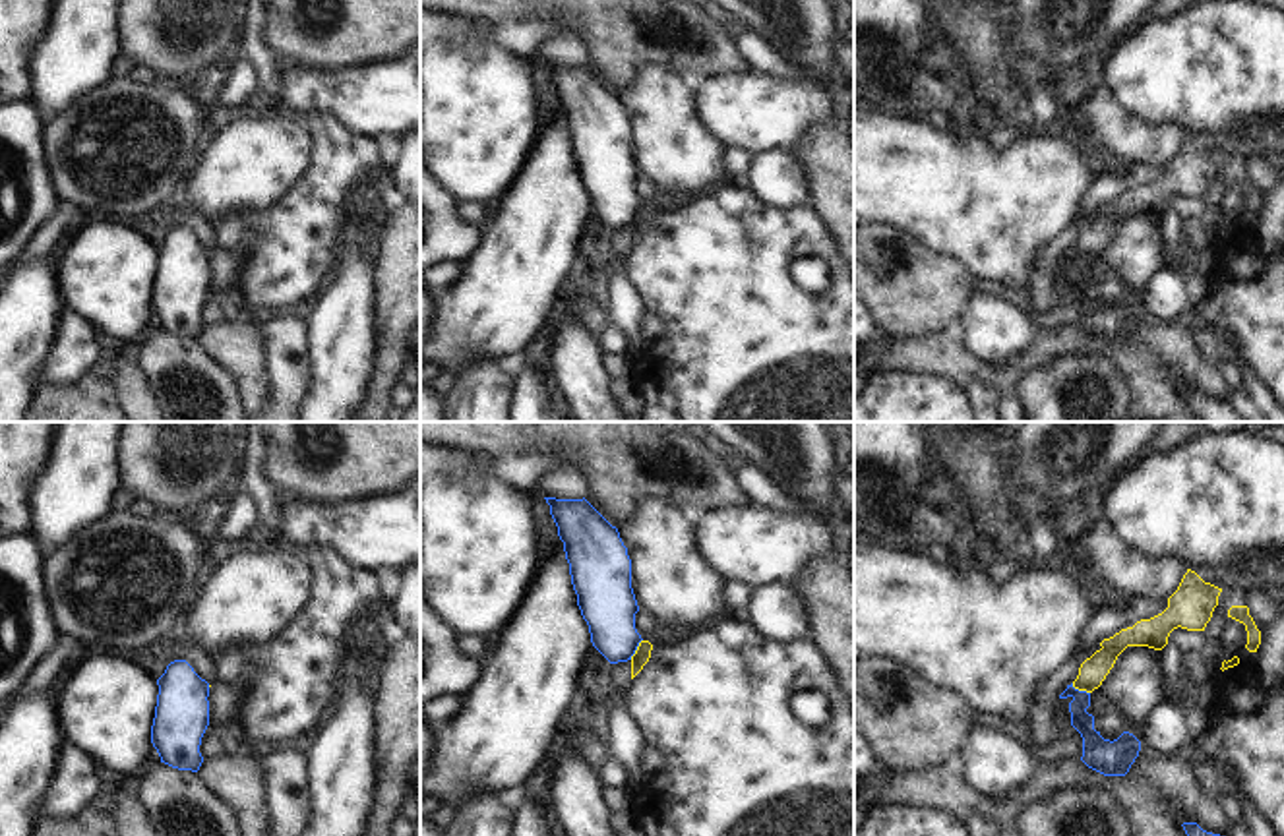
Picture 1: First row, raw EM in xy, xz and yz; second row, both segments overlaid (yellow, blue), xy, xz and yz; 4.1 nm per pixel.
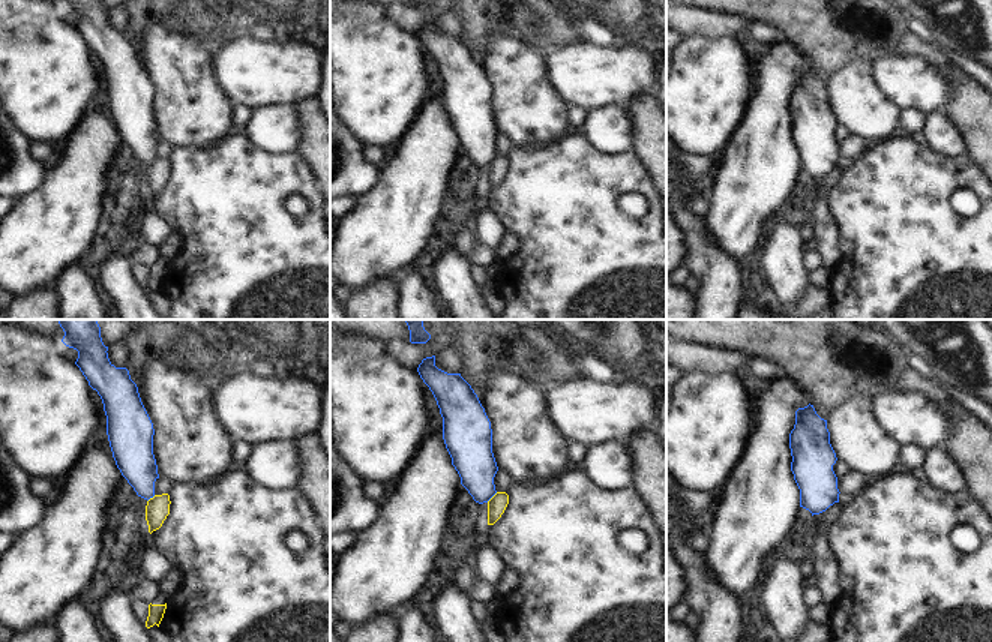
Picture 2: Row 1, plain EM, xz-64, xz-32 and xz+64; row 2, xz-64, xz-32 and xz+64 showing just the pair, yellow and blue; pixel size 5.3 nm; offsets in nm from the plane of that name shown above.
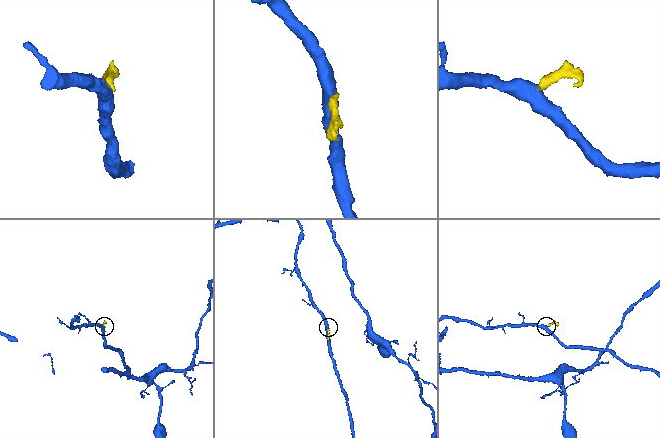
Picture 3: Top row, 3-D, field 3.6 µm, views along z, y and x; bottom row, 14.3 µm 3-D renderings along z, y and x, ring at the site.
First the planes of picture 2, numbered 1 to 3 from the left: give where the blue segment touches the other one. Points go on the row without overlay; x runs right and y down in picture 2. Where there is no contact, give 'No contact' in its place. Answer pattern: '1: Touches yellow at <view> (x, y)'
1: Touches yellow at xz-64 (150, 162)
2: Touches yellow at xz-32 (492, 161)
3: No contact

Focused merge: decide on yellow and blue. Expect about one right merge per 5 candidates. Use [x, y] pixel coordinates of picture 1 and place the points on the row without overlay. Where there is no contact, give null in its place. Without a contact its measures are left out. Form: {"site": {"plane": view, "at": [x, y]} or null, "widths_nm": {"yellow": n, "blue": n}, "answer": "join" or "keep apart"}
{"site": {"plane": "xz", "at": [638, 215]}, "widths_nm": {"yellow": 70, "blue": 240}, "answer": "keep apart"}

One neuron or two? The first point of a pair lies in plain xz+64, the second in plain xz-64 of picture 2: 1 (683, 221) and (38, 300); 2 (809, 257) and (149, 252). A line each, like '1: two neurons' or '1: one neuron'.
1: one neuron
2: one neuron

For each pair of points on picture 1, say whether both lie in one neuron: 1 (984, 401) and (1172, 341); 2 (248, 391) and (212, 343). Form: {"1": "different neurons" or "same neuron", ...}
{"1": "different neurons", "2": "same neuron"}

